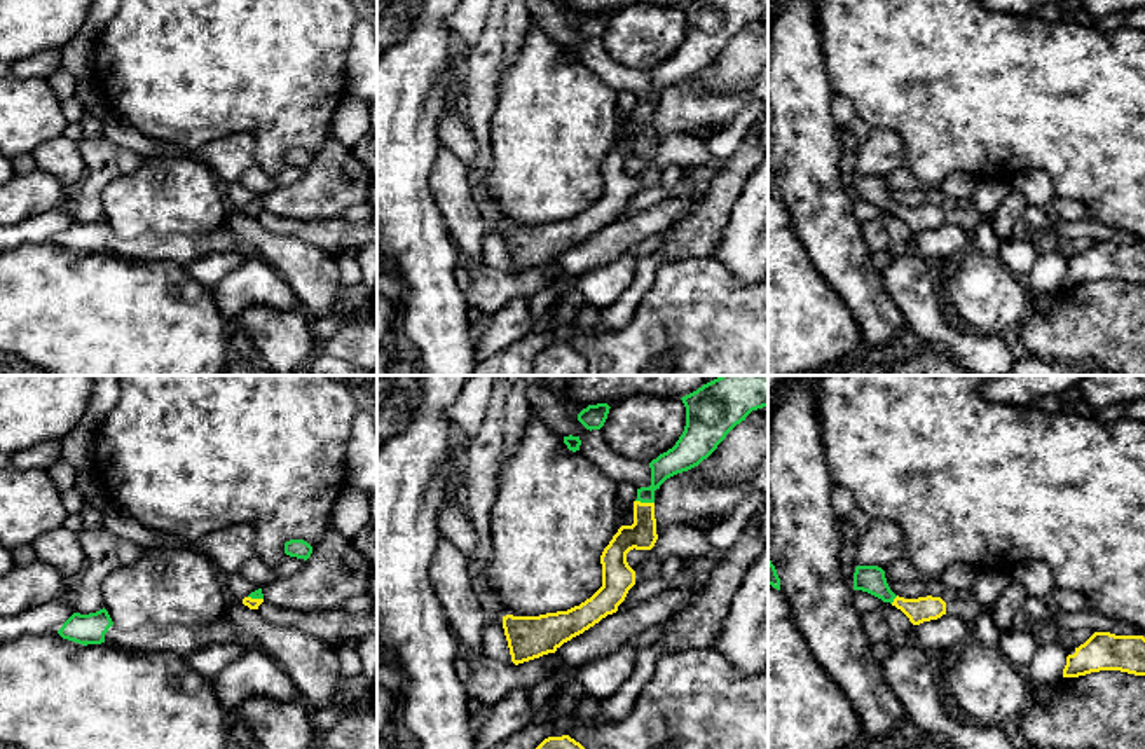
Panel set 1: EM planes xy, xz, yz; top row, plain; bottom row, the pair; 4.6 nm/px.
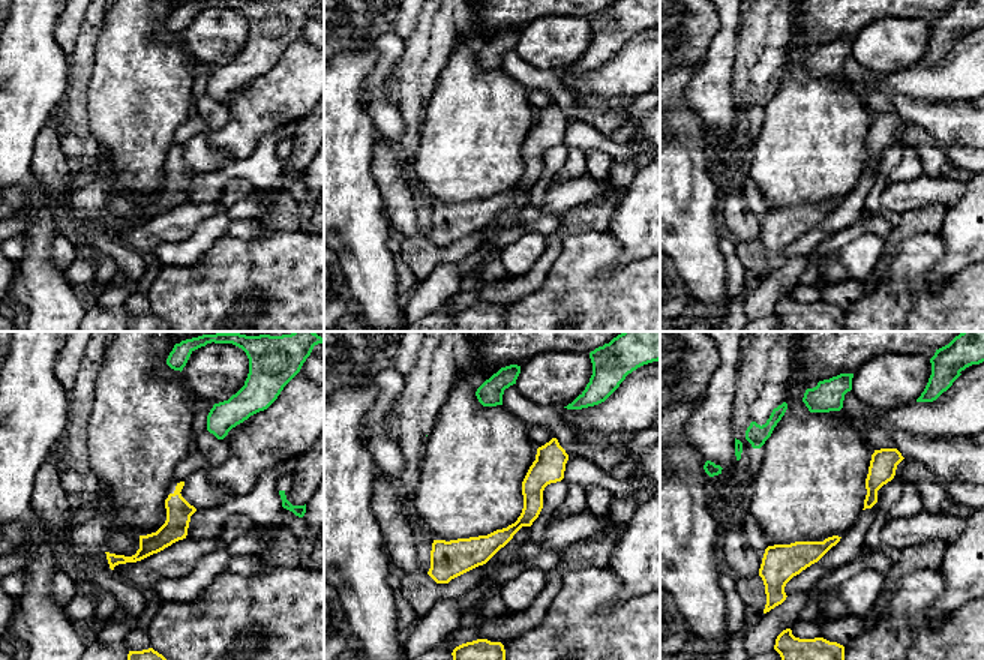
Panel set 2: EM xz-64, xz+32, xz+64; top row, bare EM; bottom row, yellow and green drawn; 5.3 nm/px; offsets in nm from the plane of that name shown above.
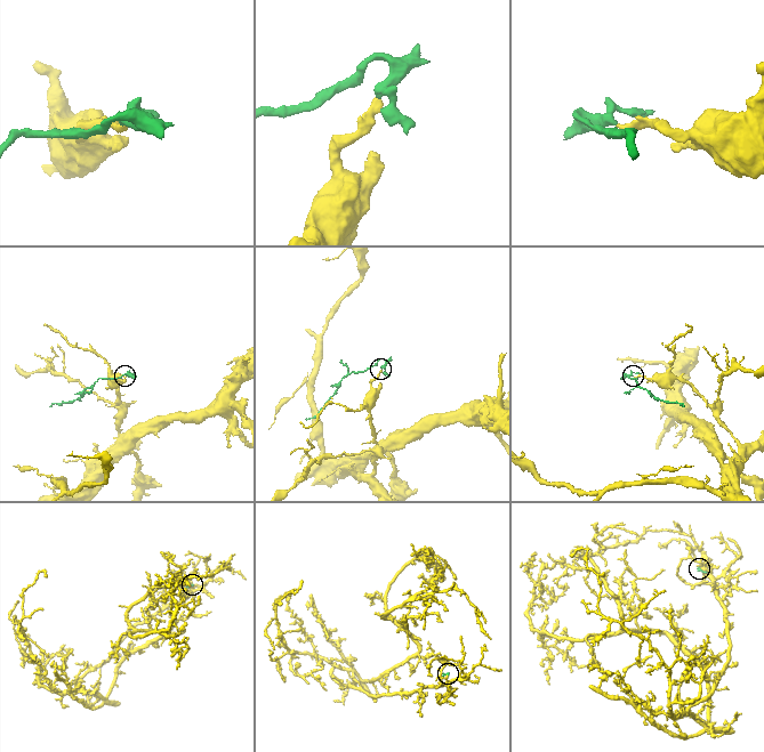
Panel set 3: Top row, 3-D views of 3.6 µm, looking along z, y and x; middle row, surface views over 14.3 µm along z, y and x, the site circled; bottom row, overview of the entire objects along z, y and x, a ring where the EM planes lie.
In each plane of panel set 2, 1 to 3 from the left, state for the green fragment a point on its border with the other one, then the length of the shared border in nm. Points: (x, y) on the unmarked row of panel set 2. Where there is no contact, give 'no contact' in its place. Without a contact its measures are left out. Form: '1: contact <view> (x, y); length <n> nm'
1: no contact
2: no contact
3: no contact

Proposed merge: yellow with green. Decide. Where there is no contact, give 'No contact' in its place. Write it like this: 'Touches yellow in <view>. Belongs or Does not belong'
Touches yellow in xz. Belongs

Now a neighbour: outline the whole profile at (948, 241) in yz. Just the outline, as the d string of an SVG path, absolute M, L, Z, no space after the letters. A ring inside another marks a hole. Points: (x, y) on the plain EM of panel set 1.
M943 223L937 229L923 230L913 237L920 257L932 265L972 251L970 232L951 223Z

